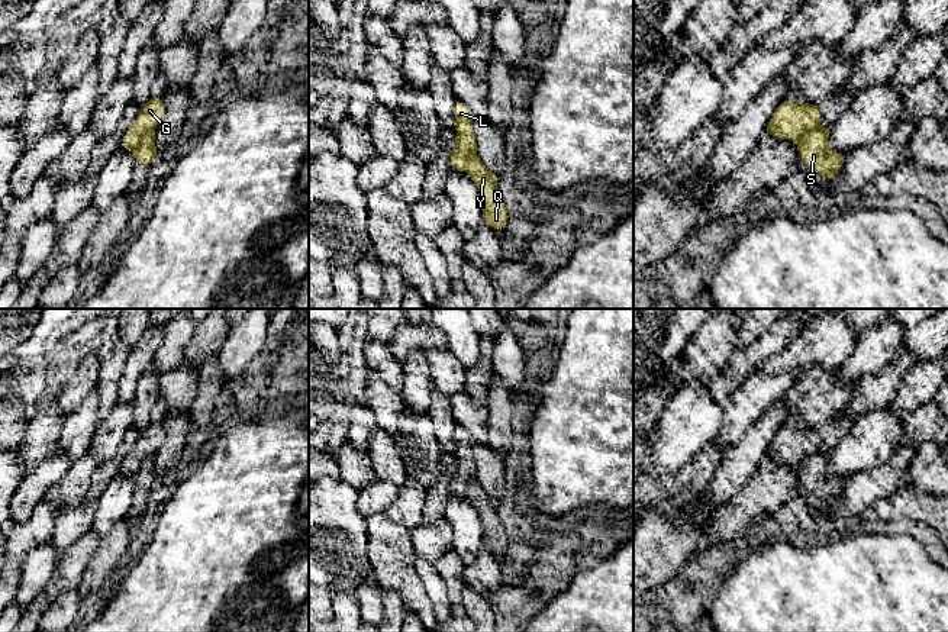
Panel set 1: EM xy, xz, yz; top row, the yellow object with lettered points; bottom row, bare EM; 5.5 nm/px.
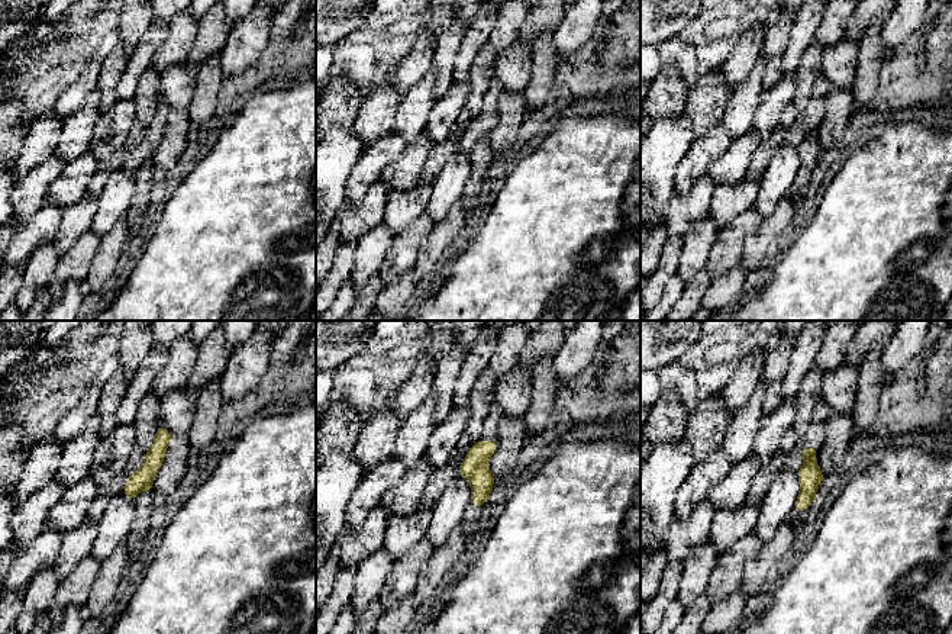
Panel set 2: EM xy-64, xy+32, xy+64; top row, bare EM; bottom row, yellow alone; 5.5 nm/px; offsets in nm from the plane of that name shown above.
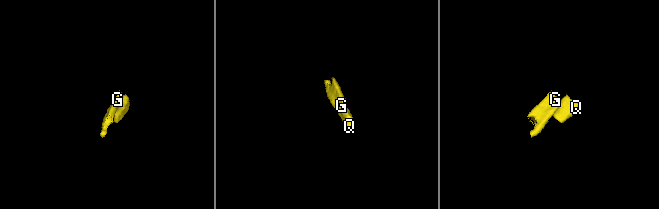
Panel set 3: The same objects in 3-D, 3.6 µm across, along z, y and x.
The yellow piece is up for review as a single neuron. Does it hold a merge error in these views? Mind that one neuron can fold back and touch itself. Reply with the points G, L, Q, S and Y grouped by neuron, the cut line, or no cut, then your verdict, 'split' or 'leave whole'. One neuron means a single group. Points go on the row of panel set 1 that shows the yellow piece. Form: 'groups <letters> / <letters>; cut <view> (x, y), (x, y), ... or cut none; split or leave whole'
groups G L / Q S Y; cut xy (152, 129), (132, 150); split

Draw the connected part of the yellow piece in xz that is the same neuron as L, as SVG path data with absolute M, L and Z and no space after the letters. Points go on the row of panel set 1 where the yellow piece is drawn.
M457 99L454 106L457 141L449 151L449 165L455 170L465 170L470 158L477 155L477 142L473 132L473 115L470 109Z

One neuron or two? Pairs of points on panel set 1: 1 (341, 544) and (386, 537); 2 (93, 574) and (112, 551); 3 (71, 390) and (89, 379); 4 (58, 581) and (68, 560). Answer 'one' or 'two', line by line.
1: two
2: one
3: one
4: one

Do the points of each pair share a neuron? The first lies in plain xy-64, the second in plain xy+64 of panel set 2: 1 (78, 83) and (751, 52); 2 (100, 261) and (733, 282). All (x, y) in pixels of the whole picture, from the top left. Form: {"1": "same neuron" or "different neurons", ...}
{"1": "same neuron", "2": "different neurons"}

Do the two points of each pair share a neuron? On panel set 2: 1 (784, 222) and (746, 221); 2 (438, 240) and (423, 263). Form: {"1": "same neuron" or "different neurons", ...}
{"1": "different neurons", "2": "same neuron"}

